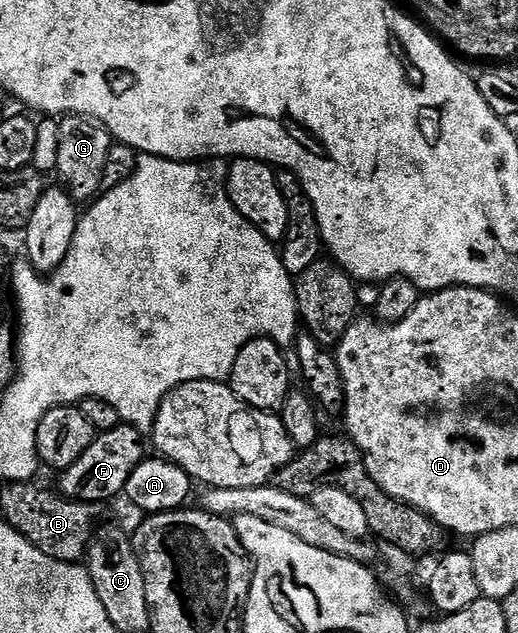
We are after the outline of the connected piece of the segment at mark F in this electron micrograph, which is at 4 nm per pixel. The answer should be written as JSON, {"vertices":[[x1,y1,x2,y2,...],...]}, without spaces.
{"vertices":[[122,423,115,426,115,430,107,430,93,439,91,446,75,466,64,469,60,473,61,488,60,495,66,500,76,500,83,504,96,504,106,502,112,496,120,497,127,486,127,478,135,466,143,459,141,452,141,440,143,434,132,424]]}

